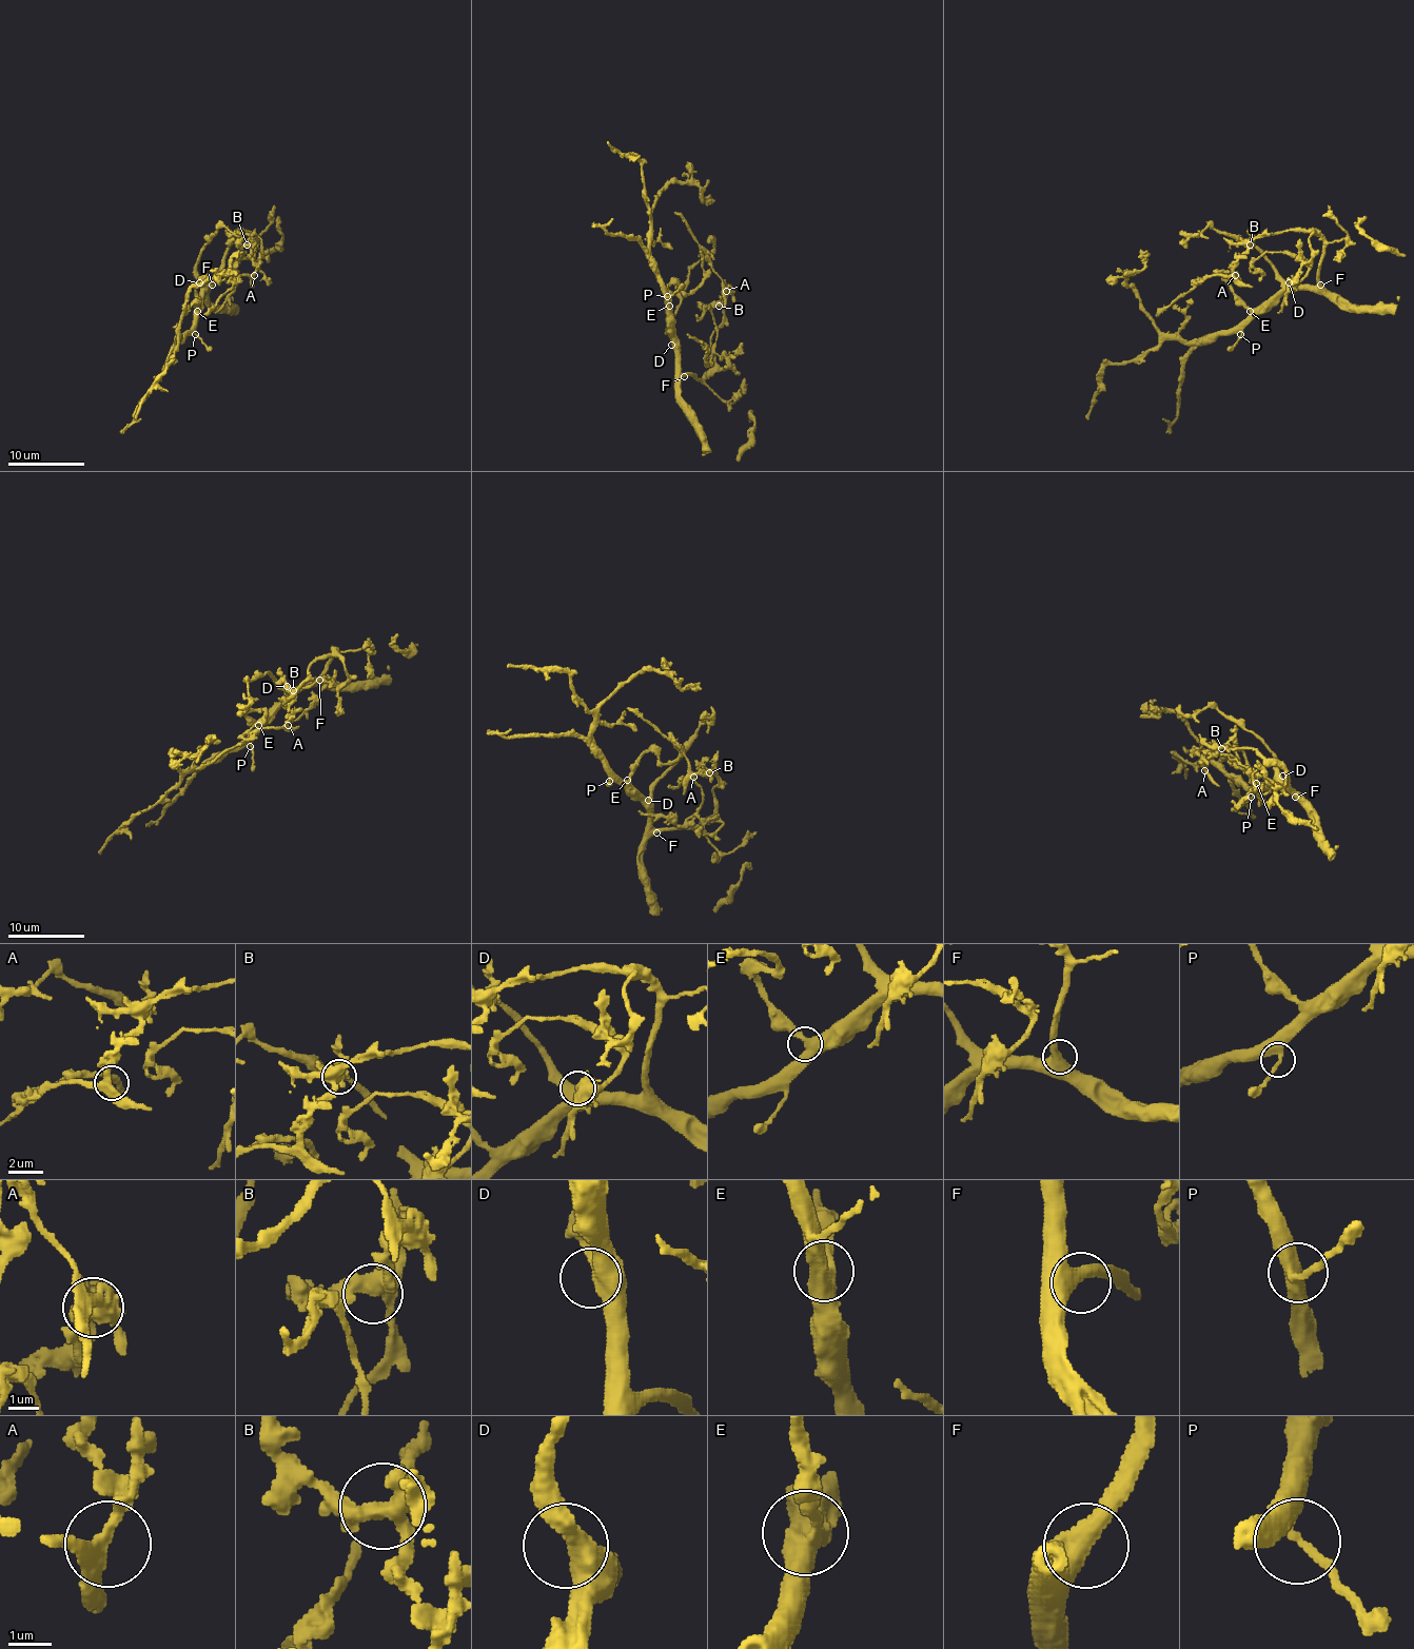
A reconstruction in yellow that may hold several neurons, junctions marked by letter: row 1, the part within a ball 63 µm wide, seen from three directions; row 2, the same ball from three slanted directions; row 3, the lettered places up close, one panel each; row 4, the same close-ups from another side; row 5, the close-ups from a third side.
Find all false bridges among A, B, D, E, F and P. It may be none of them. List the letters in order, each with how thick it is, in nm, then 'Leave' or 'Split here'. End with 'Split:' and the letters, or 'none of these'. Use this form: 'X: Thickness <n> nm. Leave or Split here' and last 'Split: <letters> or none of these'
A: Thickness 300 nm. Leave
B: Thickness 400 nm. Leave
D: Thickness 550 nm. Leave
E: Thickness 480 nm. Leave
F: Thickness 550 nm. Leave
P: Thickness 360 nm. Leave
Split: none of these

